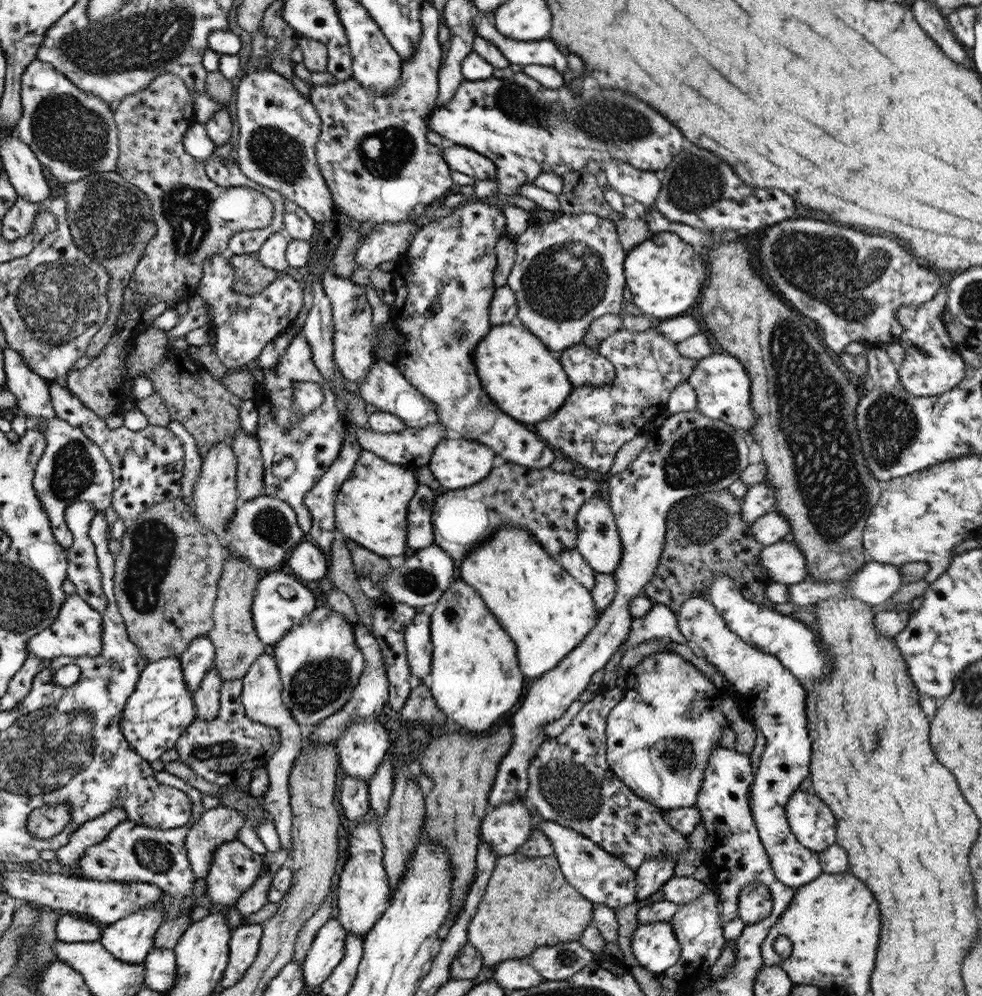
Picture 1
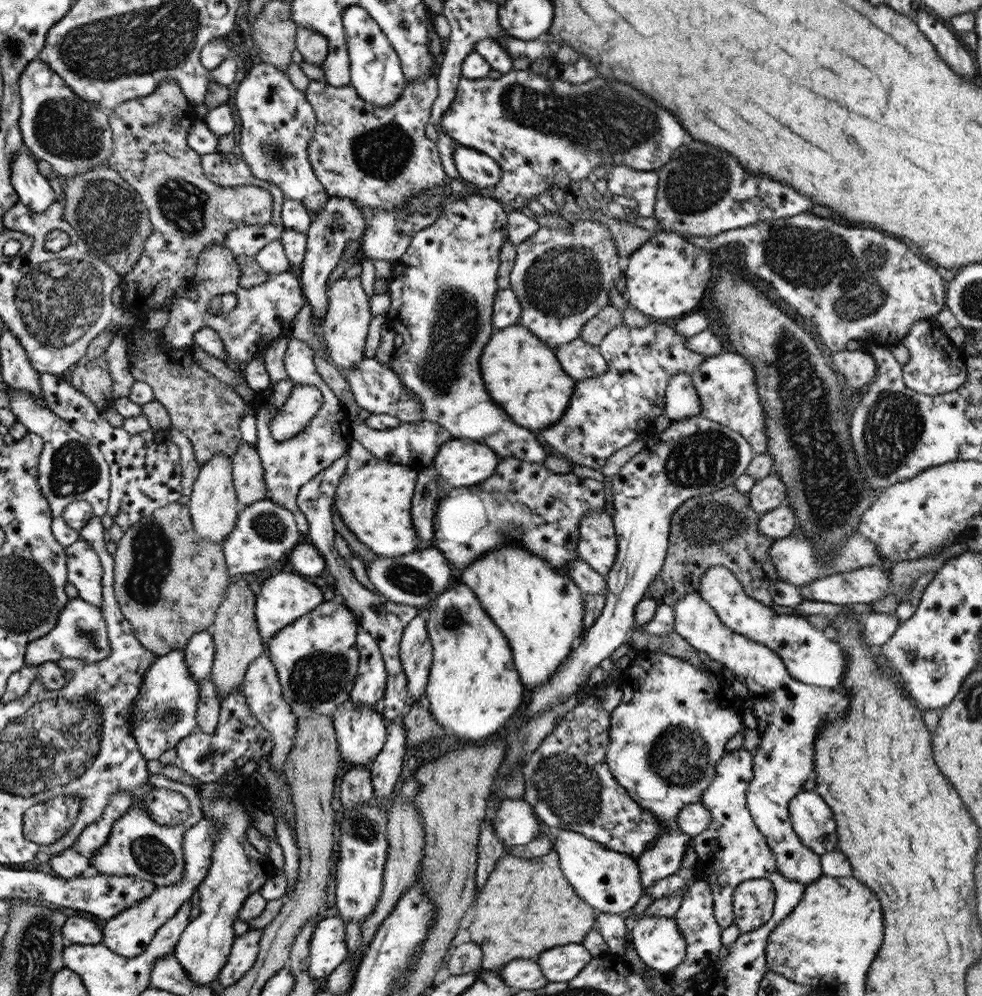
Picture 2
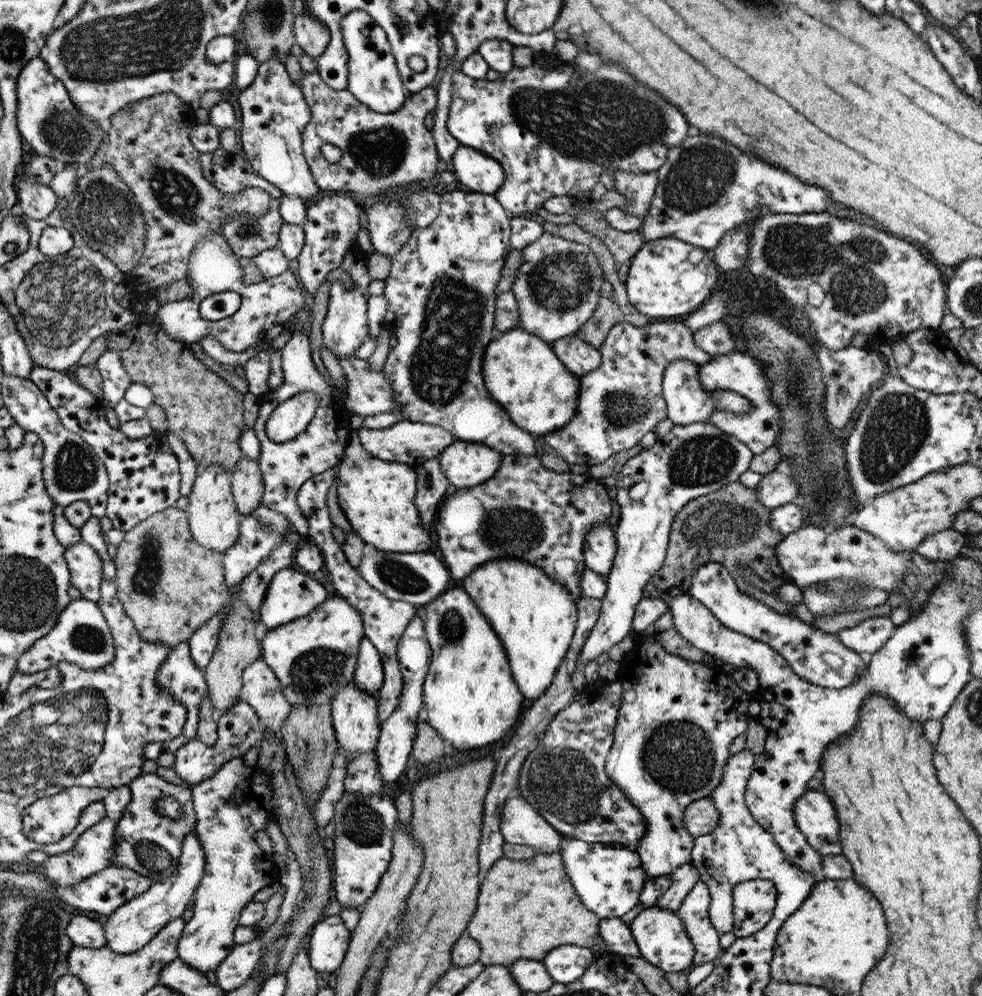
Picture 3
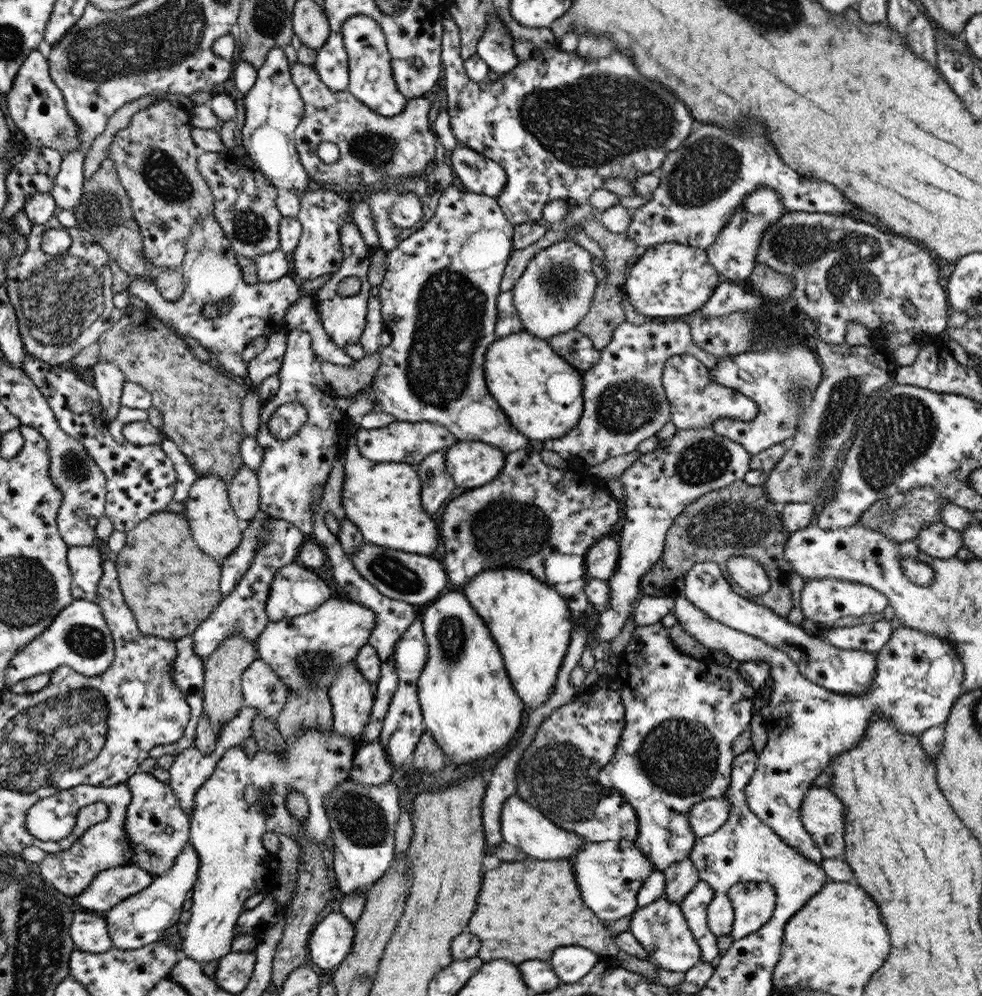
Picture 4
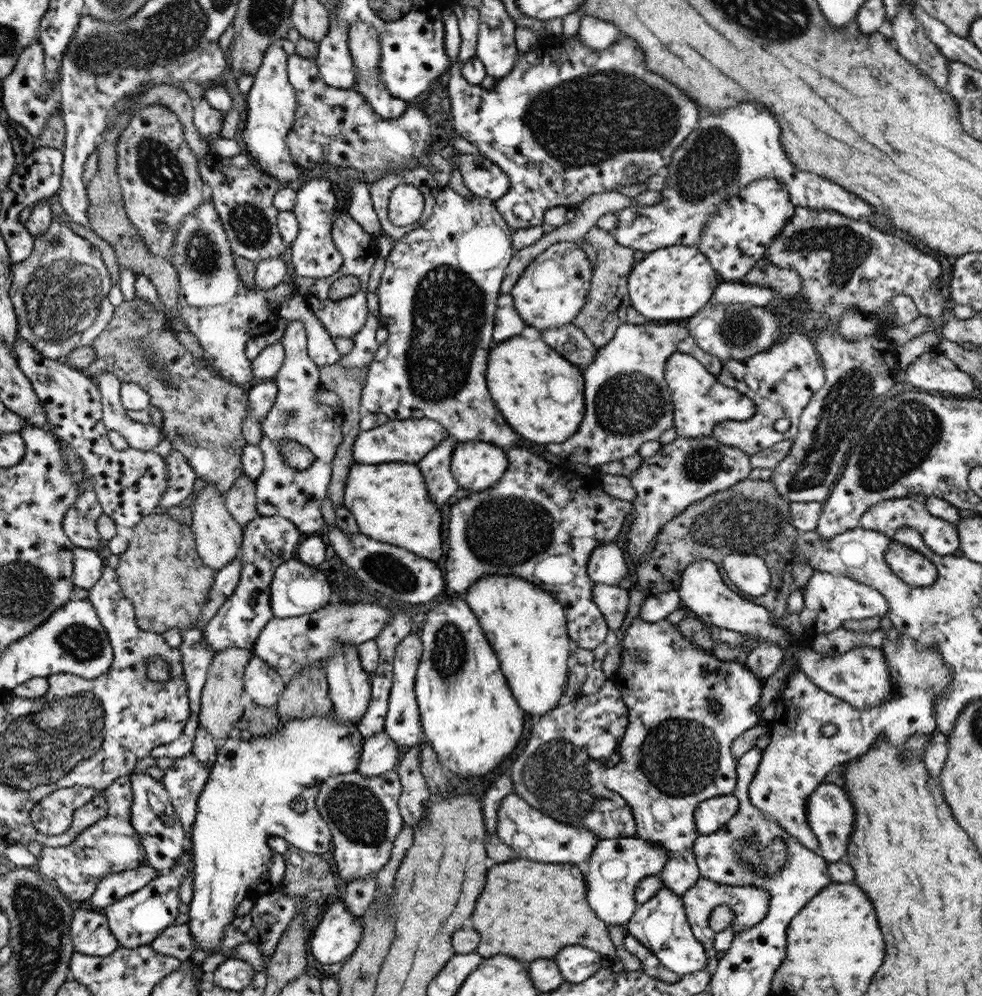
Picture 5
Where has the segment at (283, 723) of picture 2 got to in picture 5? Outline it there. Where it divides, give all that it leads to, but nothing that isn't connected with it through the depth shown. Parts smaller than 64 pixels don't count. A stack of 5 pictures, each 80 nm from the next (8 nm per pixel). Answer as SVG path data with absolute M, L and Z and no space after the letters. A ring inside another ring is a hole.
M253 656L244 669L243 684L252 702L260 706L277 706L286 683L266 662Z

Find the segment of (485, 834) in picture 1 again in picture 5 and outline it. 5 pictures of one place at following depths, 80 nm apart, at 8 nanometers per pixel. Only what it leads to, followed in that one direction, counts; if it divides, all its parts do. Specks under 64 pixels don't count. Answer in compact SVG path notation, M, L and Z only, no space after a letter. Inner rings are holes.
M515 792L508 794L502 800L498 809L497 837L511 846L522 858L546 864L556 862L570 862L583 867L587 864L587 858L592 852L593 846L597 845L599 838L587 828L568 826L560 821L554 820L551 816L542 814L539 810L532 808L522 797Z

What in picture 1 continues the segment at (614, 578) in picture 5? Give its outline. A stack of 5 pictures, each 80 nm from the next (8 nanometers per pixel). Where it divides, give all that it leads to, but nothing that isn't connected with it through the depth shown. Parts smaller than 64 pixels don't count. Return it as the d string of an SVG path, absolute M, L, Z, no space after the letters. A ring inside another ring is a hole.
M602 497L587 500L577 512L576 550L596 573L614 573L623 557L623 544L609 502Z

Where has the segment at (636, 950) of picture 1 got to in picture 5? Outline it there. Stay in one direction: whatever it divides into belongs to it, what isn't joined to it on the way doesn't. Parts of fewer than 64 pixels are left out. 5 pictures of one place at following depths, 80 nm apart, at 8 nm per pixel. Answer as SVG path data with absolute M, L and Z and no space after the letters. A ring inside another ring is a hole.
M665 885L654 898L644 904L637 905L635 913L628 921L627 932L654 952L660 962L676 974L684 976L708 966L710 958L706 956L704 945L696 940L691 931L683 907L683 900Z

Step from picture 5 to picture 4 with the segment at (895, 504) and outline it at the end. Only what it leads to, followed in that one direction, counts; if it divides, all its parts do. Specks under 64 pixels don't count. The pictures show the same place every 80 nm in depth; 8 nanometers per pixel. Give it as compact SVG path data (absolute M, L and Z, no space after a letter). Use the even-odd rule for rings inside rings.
M940 520L921 528L916 541L924 552L942 560L956 557L956 552L964 547L963 532L946 526Z

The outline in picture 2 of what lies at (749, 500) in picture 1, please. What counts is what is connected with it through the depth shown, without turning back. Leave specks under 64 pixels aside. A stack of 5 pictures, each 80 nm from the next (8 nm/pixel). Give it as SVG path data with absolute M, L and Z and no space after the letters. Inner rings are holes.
M775 472L757 480L748 493L752 510L762 515L787 500L785 484Z

